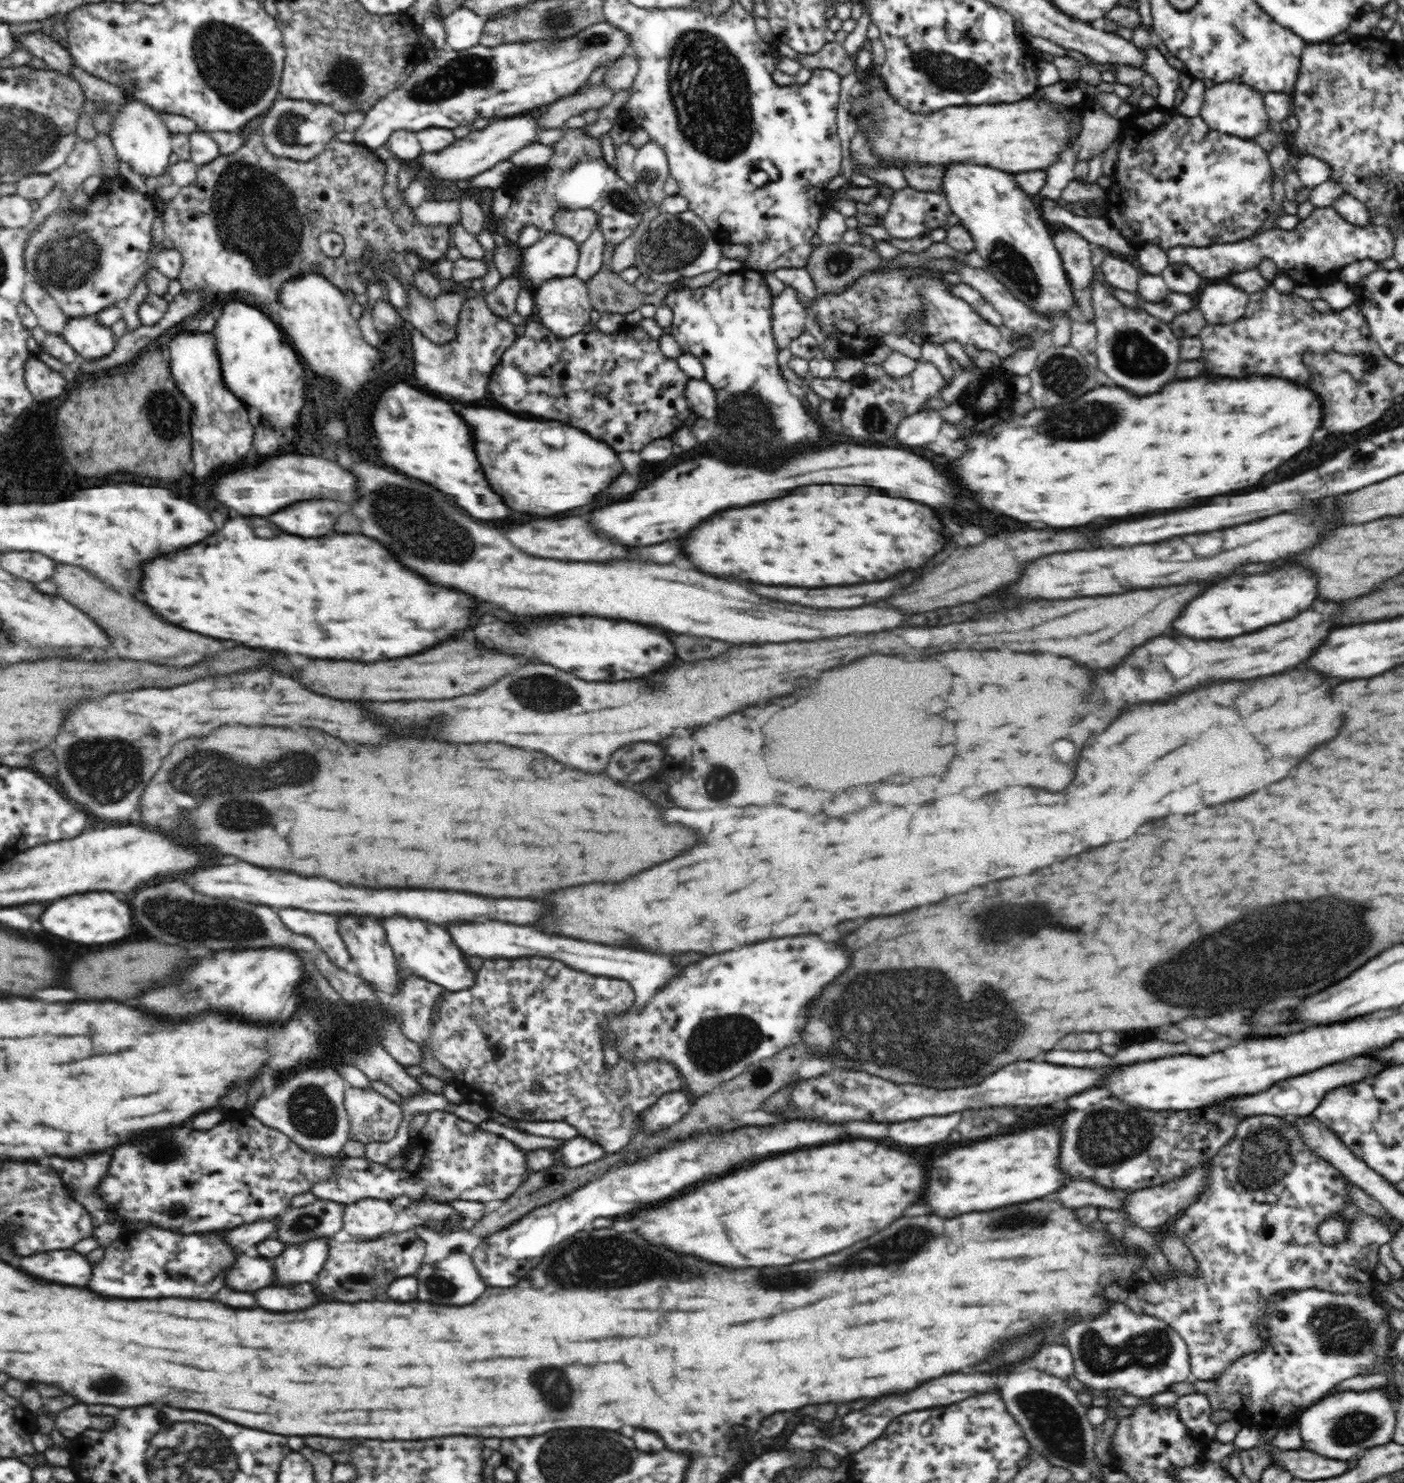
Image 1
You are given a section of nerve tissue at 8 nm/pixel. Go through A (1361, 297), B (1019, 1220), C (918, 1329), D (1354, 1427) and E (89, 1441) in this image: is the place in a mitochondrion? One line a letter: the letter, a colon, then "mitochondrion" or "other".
A: other
B: mitochondrion
C: other
D: mitochondrion
E: other

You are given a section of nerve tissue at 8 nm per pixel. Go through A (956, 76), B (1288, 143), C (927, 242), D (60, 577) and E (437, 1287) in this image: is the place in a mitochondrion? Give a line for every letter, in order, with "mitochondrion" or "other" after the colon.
A: mitochondrion
B: other
C: other
D: other
E: mitochondrion

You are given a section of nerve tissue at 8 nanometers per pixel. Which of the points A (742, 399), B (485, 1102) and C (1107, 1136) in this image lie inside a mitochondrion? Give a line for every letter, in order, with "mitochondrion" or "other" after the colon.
A: mitochondrion
B: other
C: mitochondrion

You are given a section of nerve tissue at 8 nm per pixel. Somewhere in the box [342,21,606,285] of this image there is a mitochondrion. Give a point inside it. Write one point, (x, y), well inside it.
(470, 73)

